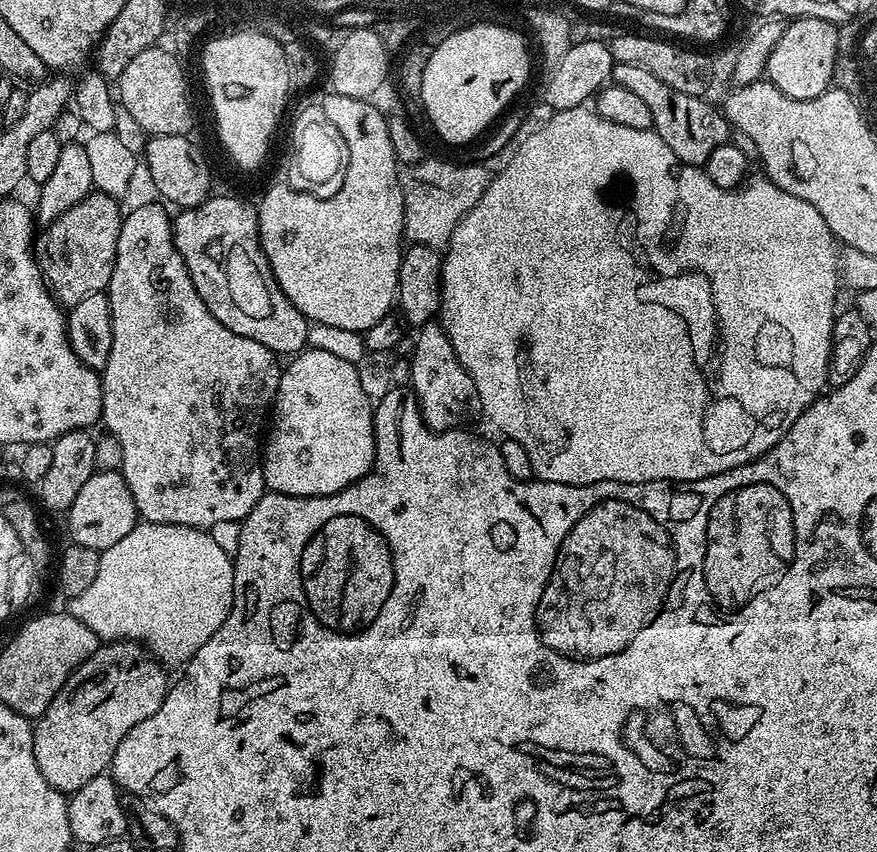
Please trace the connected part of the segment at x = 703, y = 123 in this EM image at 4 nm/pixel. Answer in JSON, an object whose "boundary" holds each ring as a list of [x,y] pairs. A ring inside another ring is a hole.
{"boundary":[[[613,63],[611,83],[626,86],[626,90],[634,90],[634,94],[638,94],[638,98],[642,98],[642,102],[650,106],[652,128],[684,164],[702,166],[710,158],[710,154],[718,150],[718,146],[729,143],[728,120],[723,111],[717,105],[715,108],[708,98],[682,94],[682,90],[666,86],[666,82],[654,78],[654,74],[649,74],[639,66]]]}

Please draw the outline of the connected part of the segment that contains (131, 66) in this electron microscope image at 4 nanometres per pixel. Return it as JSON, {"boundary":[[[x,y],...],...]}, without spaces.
{"boundary":[[[153,46],[142,50],[142,54],[137,54],[122,70],[118,77],[120,84],[119,103],[126,110],[130,110],[130,115],[138,121],[138,126],[147,132],[149,136],[161,136],[162,134],[174,134],[175,136],[188,136],[192,128],[192,100],[188,97],[188,80],[184,77],[183,63],[175,56],[171,56],[159,46]]]}

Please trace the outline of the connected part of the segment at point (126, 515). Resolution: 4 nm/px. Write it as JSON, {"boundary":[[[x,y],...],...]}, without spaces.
{"boundary":[[[95,472],[93,476],[78,490],[74,497],[74,506],[70,506],[66,513],[68,532],[71,543],[78,546],[90,546],[90,550],[104,552],[114,542],[126,538],[130,530],[138,522],[138,513],[134,494],[130,494],[130,486],[126,486],[124,474],[118,472]]]}

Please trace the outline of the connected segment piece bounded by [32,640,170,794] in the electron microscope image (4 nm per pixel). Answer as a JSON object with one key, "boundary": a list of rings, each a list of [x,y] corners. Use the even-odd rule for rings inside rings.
{"boundary":[[[113,640],[101,643],[86,662],[79,664],[70,674],[70,678],[54,694],[50,706],[35,721],[32,737],[34,738],[34,762],[38,762],[38,770],[42,770],[42,778],[50,782],[60,792],[71,794],[86,786],[90,778],[105,775],[112,767],[112,759],[126,734],[138,726],[166,698],[170,687],[170,679],[165,665],[153,658],[143,644],[135,640]]]}

